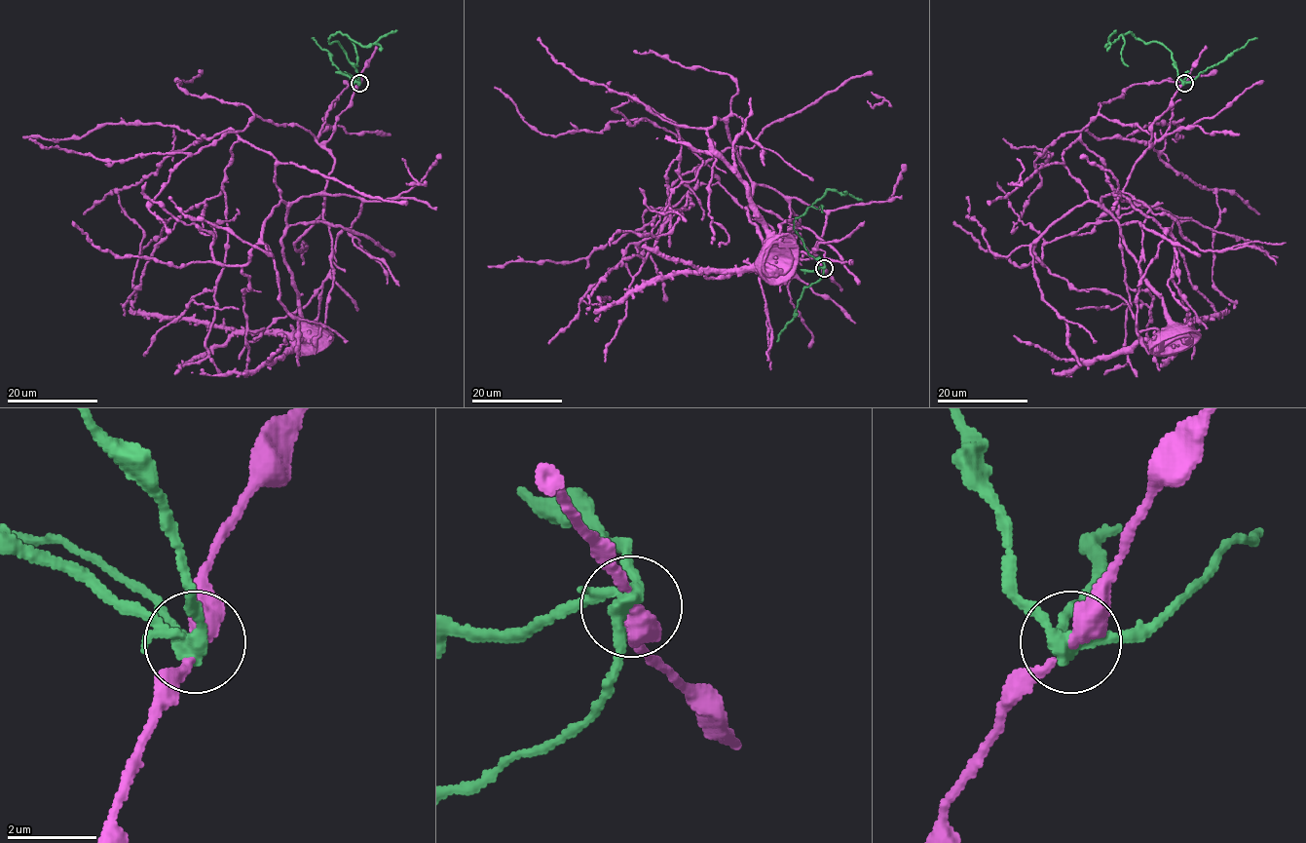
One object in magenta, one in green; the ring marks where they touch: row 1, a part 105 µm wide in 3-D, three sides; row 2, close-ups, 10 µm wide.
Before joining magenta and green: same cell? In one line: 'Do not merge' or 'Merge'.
Do not merge

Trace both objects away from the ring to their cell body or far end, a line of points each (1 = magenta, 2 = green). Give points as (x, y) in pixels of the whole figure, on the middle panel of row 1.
1: (824, 269), (733, 146), (671, 186), (659, 229), (583, 297), (608, 297), (597, 317)
2: (824, 269), (821, 260), (808, 252), (793, 221), (828, 189), (862, 200)

